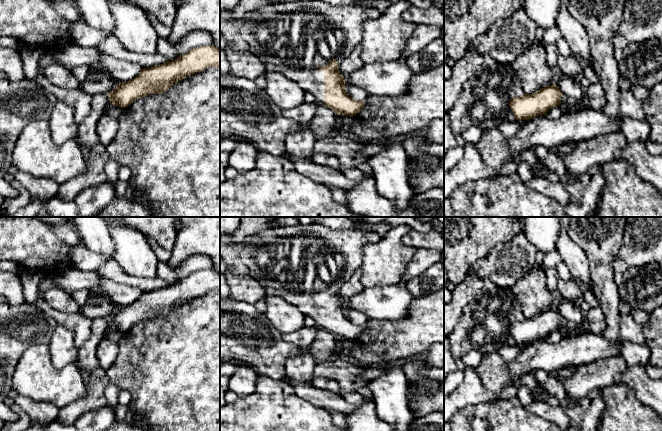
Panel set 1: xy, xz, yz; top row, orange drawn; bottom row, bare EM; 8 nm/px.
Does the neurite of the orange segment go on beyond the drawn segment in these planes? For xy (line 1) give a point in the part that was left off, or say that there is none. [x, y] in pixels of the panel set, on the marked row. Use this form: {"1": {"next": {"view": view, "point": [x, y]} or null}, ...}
{"1": {"next": null}}

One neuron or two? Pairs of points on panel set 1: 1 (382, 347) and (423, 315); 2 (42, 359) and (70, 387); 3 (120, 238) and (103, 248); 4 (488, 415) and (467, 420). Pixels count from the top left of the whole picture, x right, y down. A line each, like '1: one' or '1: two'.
1: one
2: one
3: two
4: one

